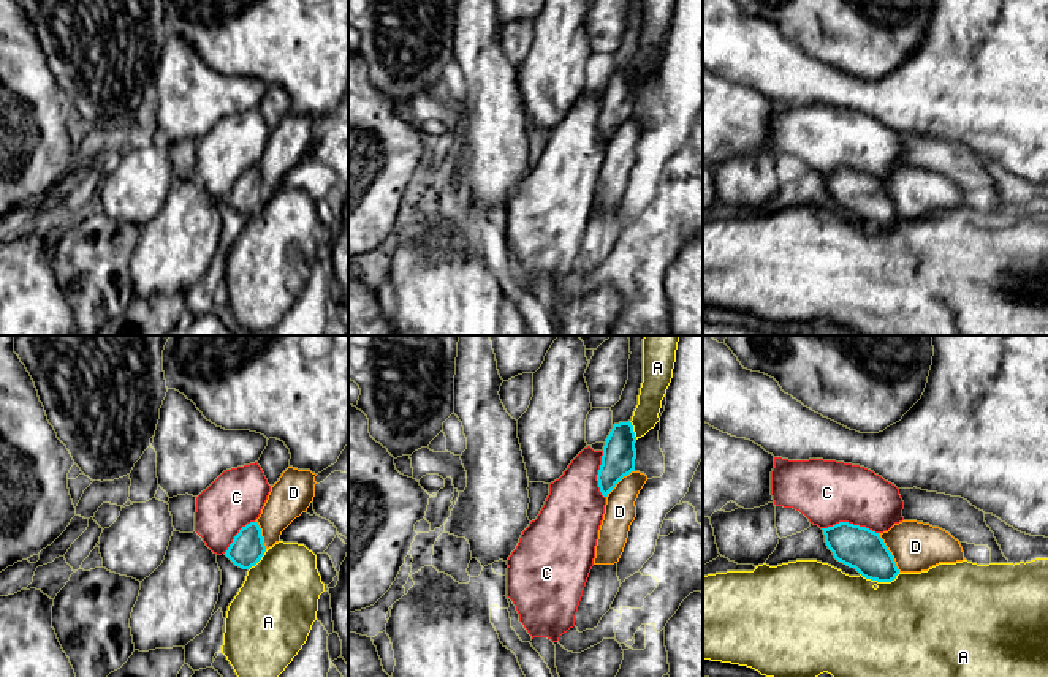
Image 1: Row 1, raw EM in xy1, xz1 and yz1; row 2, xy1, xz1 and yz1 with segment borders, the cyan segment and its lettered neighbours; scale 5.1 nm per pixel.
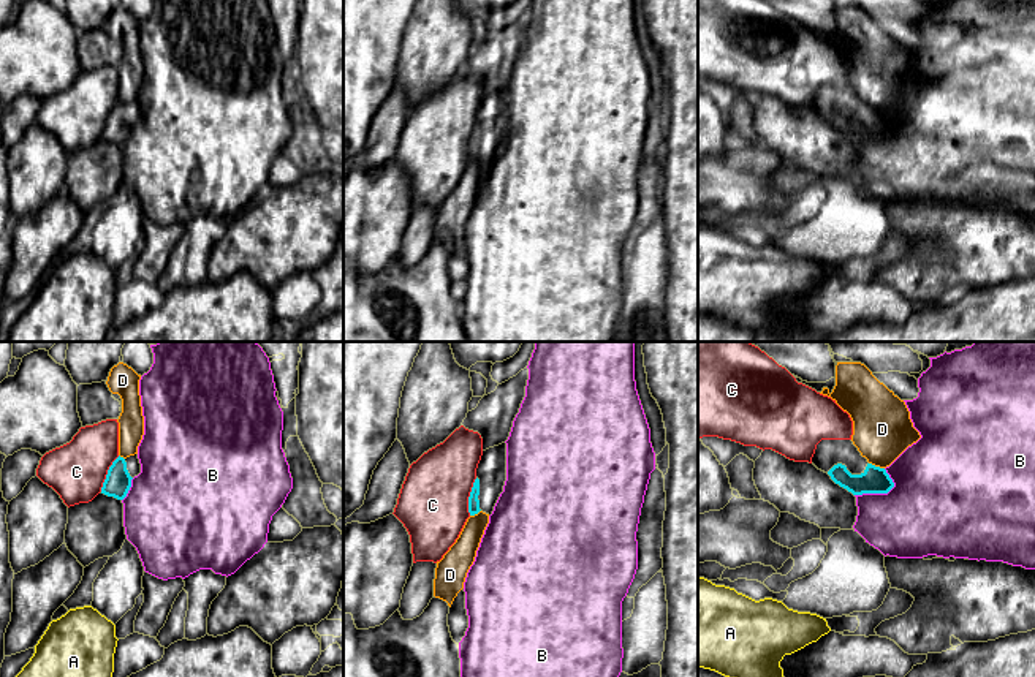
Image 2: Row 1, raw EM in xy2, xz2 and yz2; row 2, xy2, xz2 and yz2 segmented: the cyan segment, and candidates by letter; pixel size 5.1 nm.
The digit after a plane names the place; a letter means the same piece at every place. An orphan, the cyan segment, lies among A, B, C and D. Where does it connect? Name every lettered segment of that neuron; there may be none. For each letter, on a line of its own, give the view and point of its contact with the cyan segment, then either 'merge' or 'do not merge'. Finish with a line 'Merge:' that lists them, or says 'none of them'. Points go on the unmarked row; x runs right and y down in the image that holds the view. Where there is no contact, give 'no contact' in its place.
A: yz1 (880, 226) | do not merge
B: yz2 (875, 138) | do not merge
C: yz1 (850, 170) | do not merge
D: yz1 (890, 198) | do not merge
Merge: none of them

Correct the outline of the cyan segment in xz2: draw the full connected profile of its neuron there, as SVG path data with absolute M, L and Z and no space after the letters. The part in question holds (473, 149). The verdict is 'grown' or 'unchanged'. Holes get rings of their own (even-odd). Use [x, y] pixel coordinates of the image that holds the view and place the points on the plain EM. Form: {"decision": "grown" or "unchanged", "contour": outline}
{"decision": "grown", "contour": "M502 89L499 92L483 96L481 106L476 114L476 125L473 128L468 142L470 161L478 160L480 157L491 161L500 139L503 138L505 127L506 127L506 89Z"}

